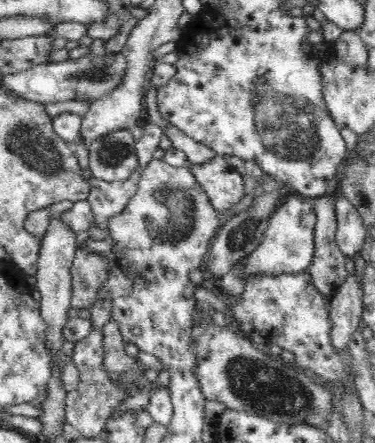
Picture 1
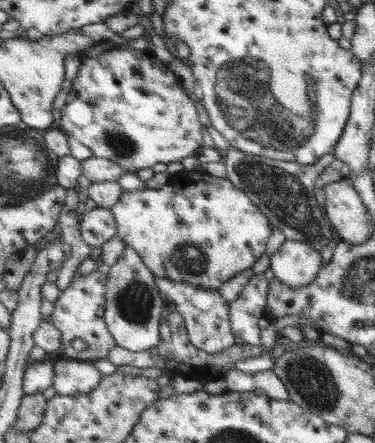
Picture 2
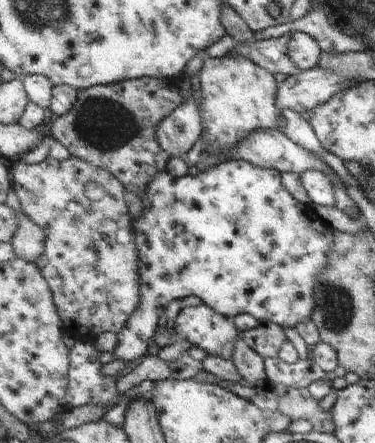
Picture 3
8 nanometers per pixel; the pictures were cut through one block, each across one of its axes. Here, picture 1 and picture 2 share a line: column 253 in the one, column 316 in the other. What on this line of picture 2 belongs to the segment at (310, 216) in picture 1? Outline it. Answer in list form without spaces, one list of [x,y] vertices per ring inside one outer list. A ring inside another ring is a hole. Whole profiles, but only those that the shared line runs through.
[[[287,240],[279,252],[271,256],[271,272],[277,282],[287,284],[291,290],[301,290],[311,286],[321,270],[323,260],[307,242],[291,242]]]

